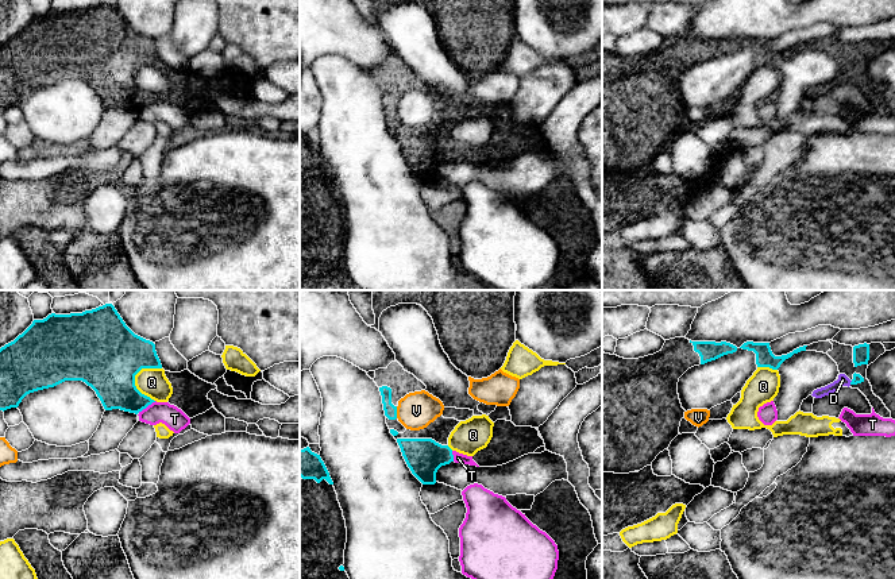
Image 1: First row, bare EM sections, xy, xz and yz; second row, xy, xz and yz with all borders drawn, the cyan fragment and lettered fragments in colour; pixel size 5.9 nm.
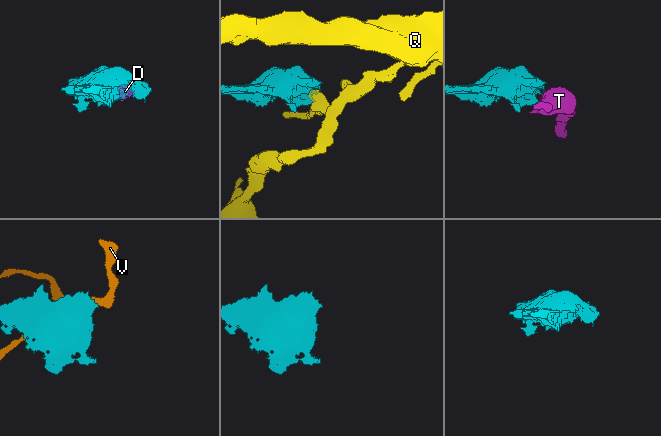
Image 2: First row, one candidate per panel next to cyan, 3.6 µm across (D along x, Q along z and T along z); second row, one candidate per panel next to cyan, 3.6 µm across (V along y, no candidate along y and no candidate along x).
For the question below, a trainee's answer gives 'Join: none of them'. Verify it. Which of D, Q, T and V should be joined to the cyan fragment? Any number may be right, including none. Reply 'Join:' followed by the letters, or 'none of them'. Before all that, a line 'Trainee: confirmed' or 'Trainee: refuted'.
Trainee: refuted
Join: D

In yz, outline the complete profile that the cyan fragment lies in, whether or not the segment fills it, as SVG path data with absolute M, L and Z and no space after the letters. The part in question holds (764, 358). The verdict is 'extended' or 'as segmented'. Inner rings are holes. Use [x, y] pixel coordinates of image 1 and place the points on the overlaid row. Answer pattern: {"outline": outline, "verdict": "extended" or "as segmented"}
{"outline": "M747 341L740 348L753 351L756 354L756 364L757 367L769 367L772 370L778 370L780 364L791 358L794 354L798 354L801 351L806 351L807 346L799 347L794 350L792 352L782 356L775 356L771 351L769 343L753 343Z", "verdict": "as segmented"}

